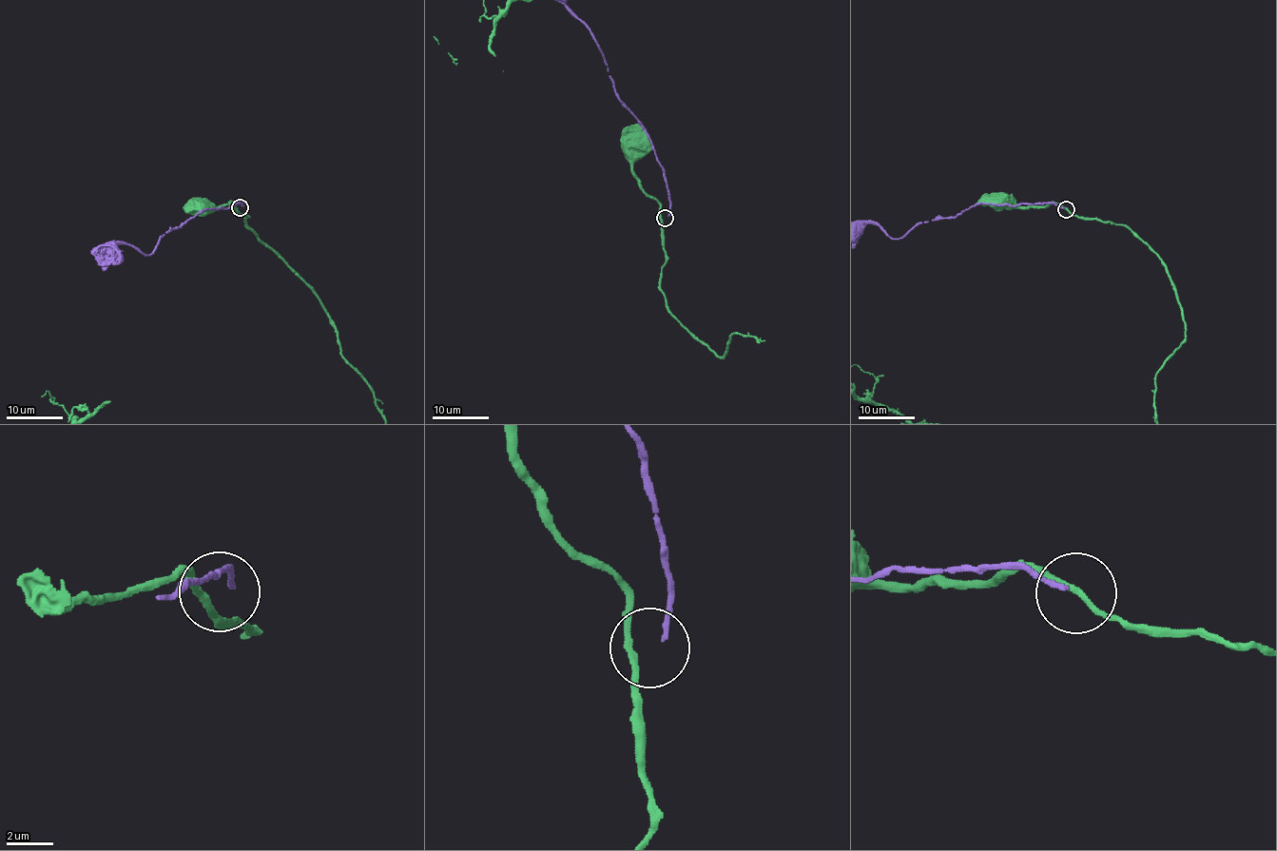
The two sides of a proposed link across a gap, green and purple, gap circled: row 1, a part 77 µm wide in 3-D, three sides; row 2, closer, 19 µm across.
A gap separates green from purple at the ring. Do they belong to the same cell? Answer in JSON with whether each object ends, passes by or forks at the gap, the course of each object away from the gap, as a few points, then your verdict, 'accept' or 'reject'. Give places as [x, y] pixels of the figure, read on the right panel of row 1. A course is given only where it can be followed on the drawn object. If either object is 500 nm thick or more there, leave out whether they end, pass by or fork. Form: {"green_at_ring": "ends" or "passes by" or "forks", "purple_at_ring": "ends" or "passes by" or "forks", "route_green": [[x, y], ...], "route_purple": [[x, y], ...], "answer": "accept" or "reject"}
{"green_at_ring": "passes by", "purple_at_ring": "ends", "route_green": [[1067, 210], [1052, 203], [1045, 206], [1000, 206], [1000, 201]], "route_purple": [[1064, 208], [1053, 203], [975, 203], [952, 218], [919, 222], [896, 238], [874, 223], [855, 229]], "answer": "reject"}

